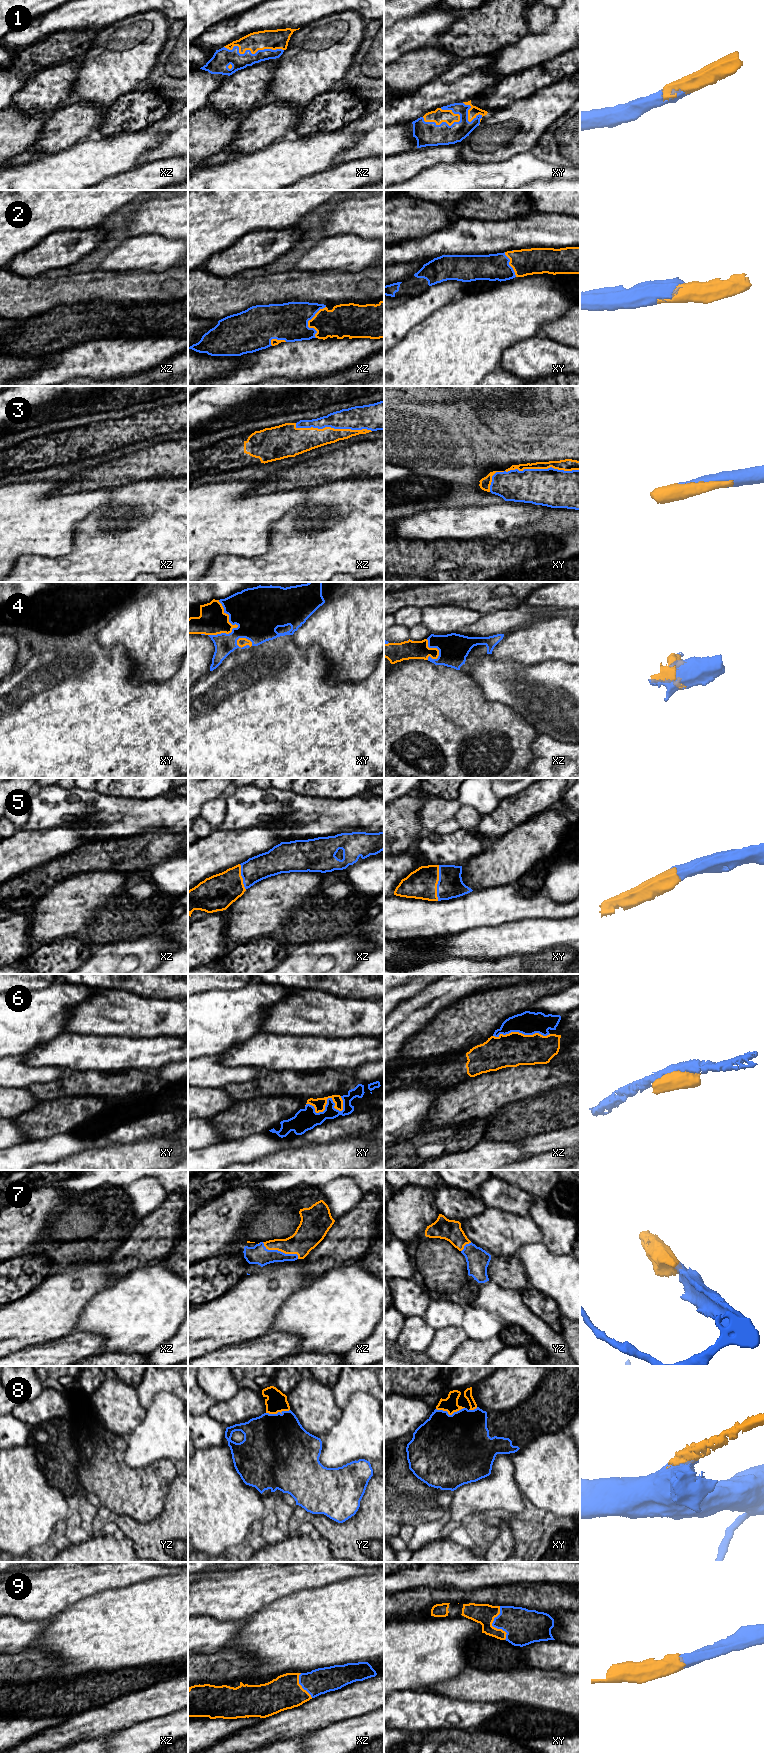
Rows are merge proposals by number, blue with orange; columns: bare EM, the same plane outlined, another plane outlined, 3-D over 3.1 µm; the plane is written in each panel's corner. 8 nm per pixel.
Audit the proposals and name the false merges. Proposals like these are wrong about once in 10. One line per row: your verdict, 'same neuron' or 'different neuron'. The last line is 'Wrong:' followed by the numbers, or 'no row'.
1: same neuron
2: same neuron
3: same neuron
4: same neuron
5: same neuron
6: different neuron
7: same neuron
8: same neuron
9: same neuron
Wrong: 6

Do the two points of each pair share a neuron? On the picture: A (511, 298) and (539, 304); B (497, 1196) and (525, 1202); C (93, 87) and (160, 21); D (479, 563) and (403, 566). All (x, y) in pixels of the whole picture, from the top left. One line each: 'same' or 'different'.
A: same
B: same
C: same
D: same

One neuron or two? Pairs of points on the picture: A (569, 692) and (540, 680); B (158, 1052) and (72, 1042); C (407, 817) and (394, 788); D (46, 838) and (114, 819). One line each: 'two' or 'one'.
A: one
B: one
C: two
D: two

